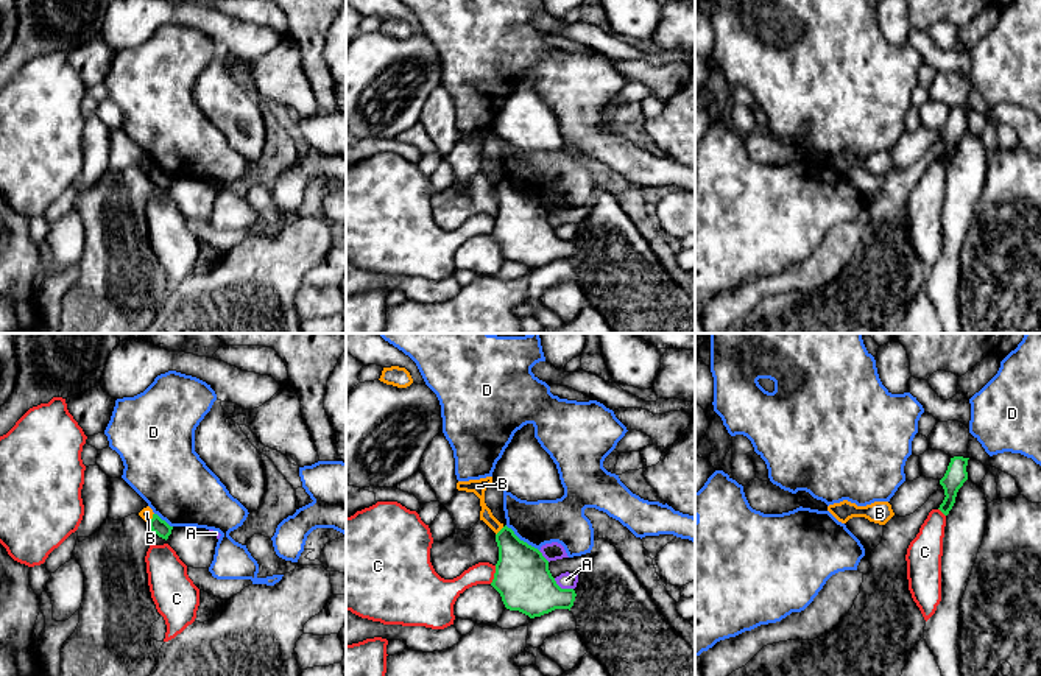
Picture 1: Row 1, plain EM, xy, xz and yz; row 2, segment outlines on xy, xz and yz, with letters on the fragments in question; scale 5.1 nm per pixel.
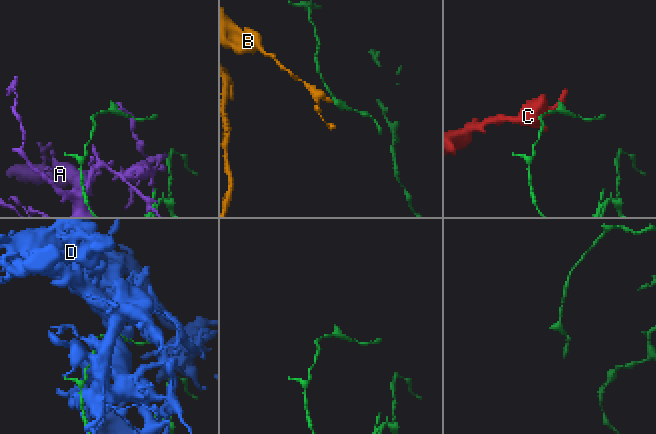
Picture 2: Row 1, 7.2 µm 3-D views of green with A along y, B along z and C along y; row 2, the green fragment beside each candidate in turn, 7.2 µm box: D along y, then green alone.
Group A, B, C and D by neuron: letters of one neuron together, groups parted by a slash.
A / B / C / D

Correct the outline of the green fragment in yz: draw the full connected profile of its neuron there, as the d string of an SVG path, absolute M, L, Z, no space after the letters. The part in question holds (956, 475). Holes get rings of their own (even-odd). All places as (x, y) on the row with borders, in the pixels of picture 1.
M963 456L951 458L947 470L944 477L940 480L940 484L943 486L946 497L938 509L944 516L947 516L949 511L952 509L958 489L968 480L968 472L966 472L968 459L969 458L963 458Z

